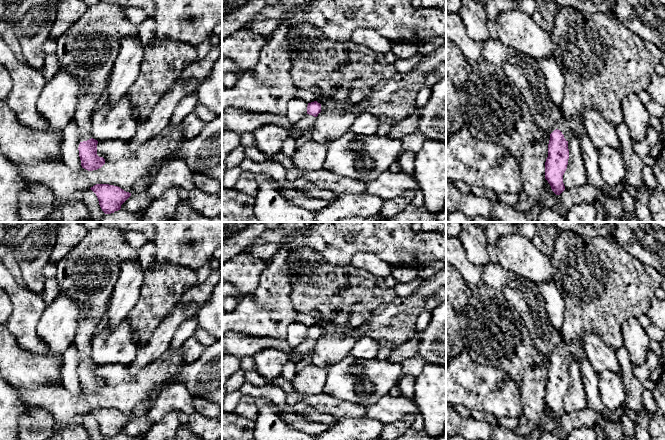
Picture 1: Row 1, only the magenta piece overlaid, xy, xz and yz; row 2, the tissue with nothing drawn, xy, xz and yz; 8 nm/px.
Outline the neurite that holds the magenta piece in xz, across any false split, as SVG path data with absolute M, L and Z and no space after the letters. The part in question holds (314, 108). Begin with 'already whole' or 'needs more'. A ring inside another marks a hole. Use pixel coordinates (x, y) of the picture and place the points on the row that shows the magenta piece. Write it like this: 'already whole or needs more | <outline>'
needs more | M317 101L308 103L307 114L295 124L295 129L297 131L308 131L314 126L315 118L321 112L321 104Z

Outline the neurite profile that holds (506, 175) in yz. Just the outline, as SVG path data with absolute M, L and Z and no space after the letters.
M463 126L458 132L448 135L446 140L446 179L454 183L465 182L497 195L520 194L523 190L521 168L517 159L503 146L489 140L479 140Z

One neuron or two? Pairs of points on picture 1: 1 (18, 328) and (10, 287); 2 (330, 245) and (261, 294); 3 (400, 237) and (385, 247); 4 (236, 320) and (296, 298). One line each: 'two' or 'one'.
1: one
2: one
3: one
4: two

